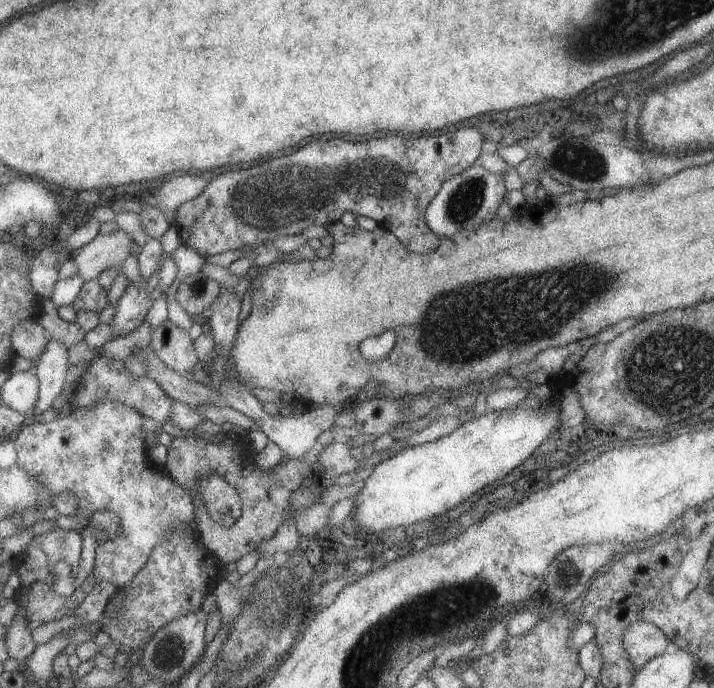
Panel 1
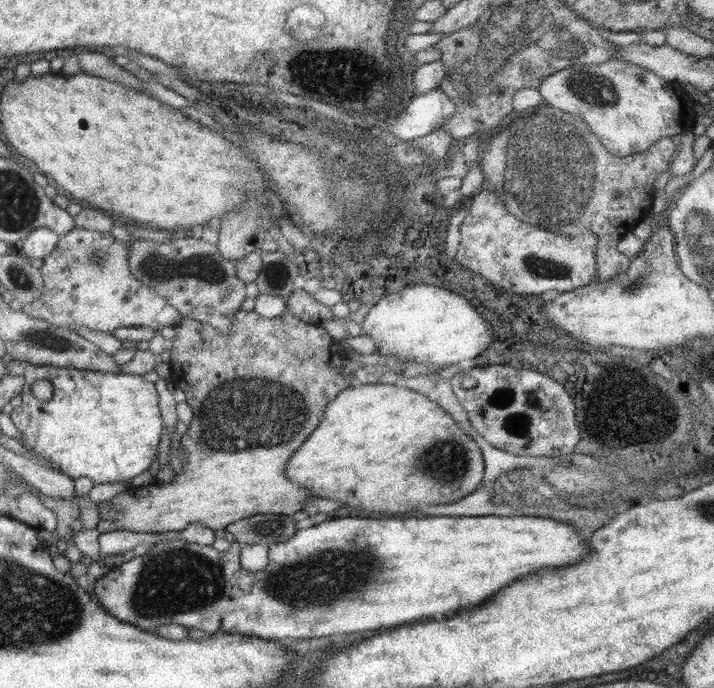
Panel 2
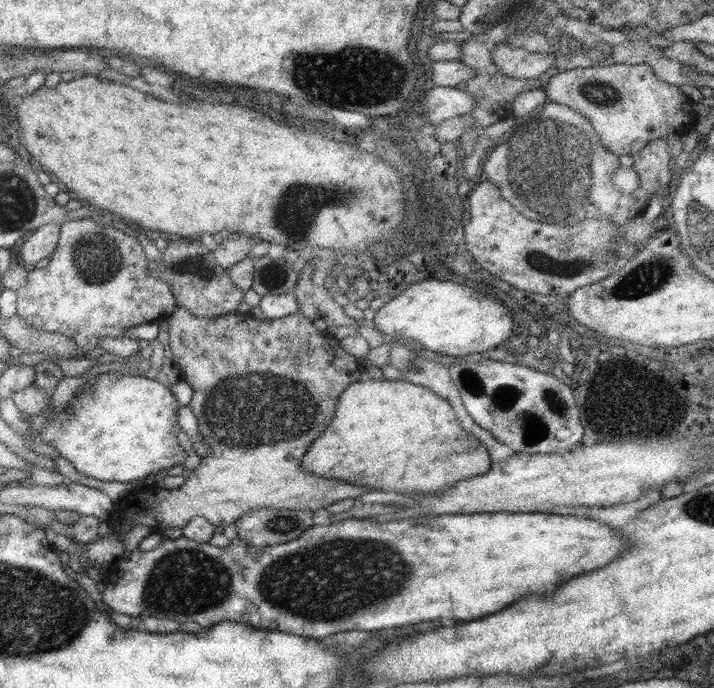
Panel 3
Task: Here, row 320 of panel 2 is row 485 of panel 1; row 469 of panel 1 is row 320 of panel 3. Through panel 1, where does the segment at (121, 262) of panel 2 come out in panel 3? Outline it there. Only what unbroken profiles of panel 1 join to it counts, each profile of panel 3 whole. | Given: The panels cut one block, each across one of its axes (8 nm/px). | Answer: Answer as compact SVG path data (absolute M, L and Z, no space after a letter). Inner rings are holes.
M90 218L60 226L58 246L46 268L30 268L26 283L17 288L17 316L32 329L59 333L88 353L104 338L122 337L127 329L161 322L177 306L171 287L149 276L149 262L136 237Z

